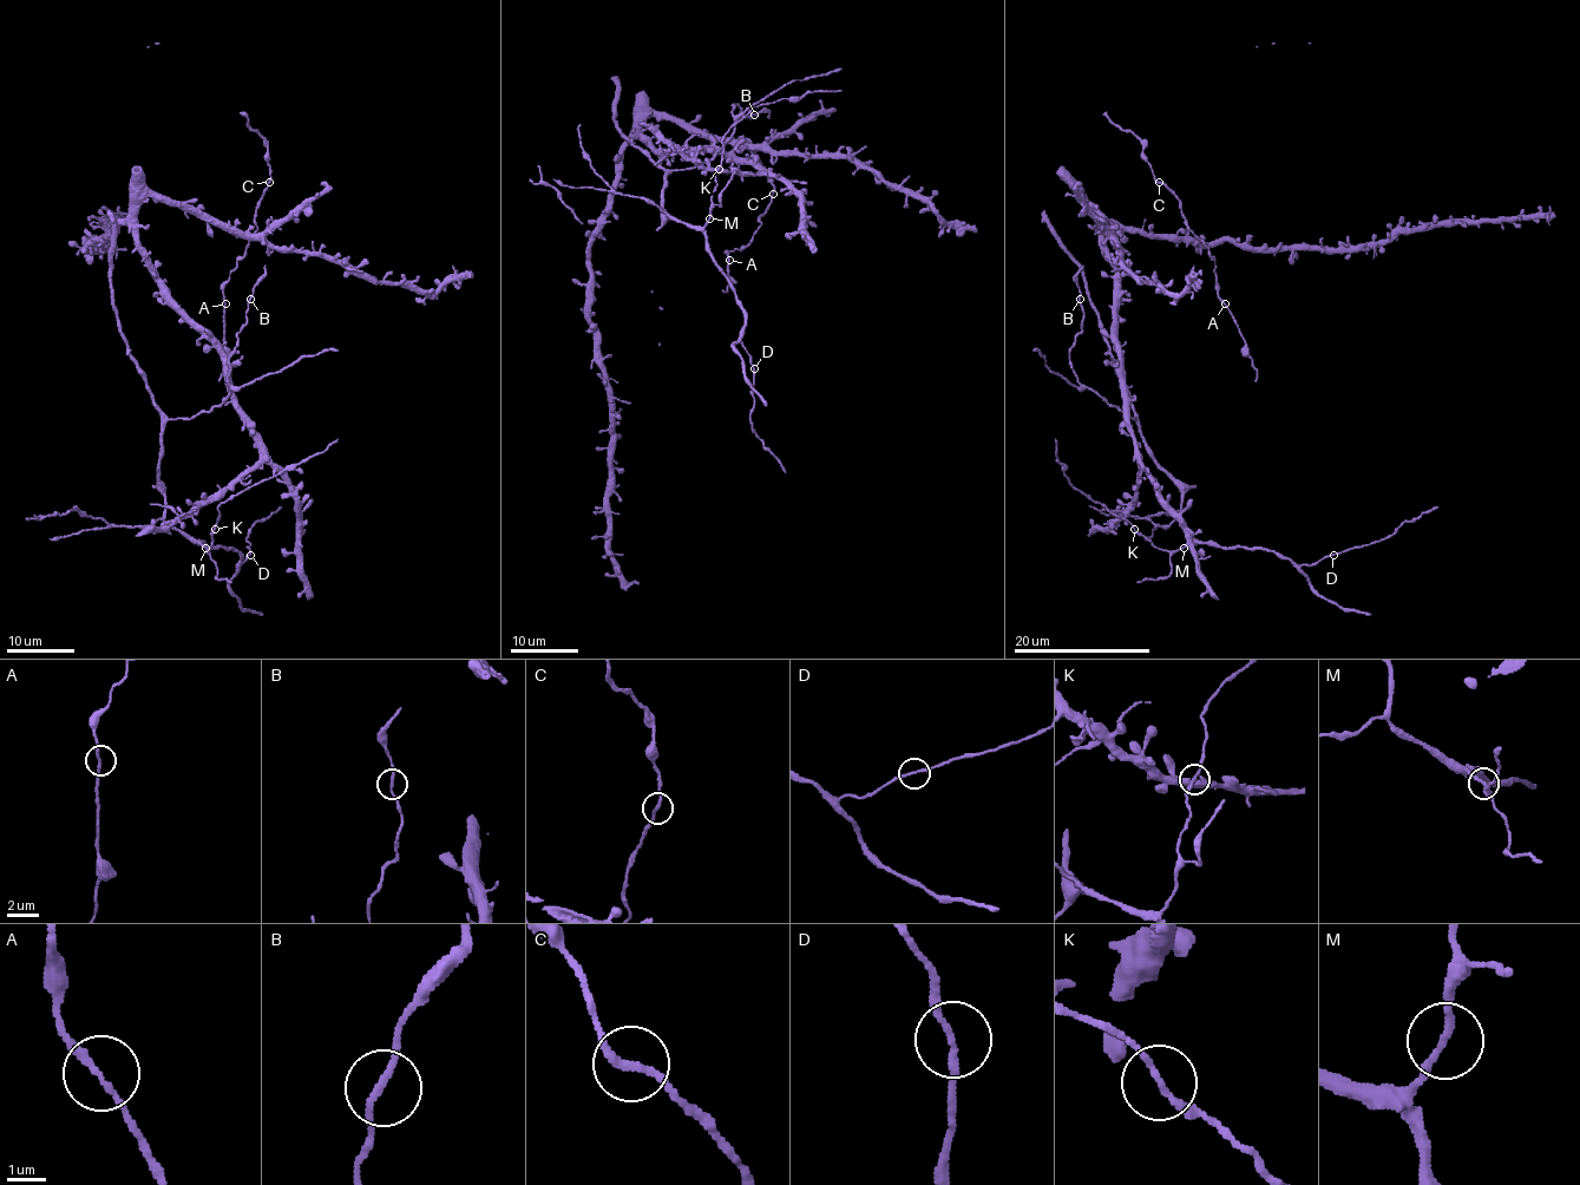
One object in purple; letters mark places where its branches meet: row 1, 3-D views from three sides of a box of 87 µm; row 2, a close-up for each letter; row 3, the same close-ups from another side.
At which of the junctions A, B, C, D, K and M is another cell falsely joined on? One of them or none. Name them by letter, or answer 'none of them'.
none of them

